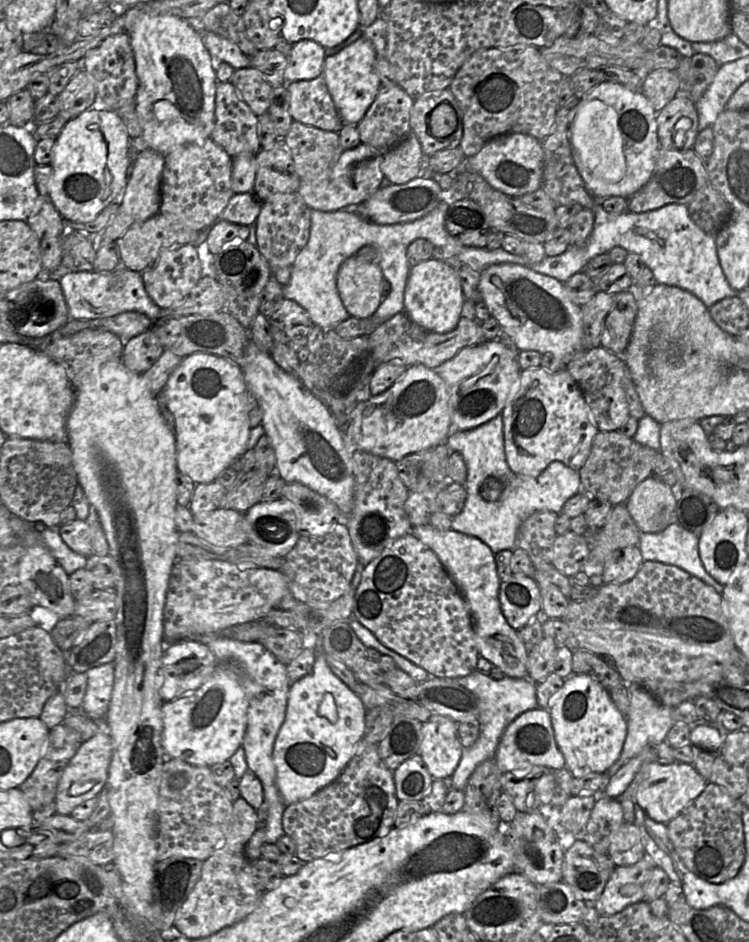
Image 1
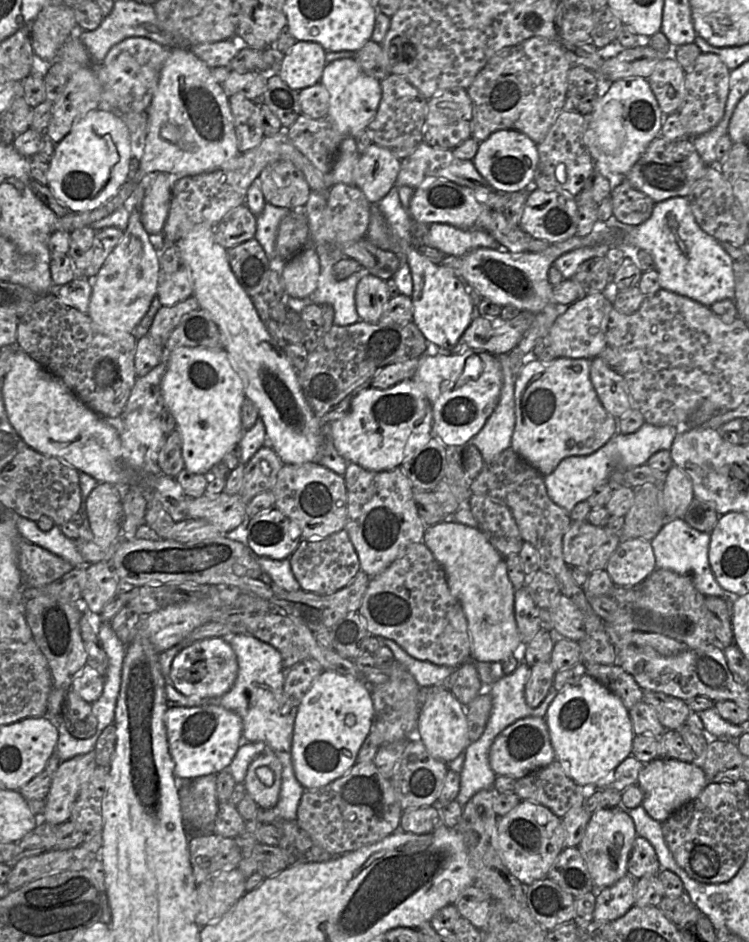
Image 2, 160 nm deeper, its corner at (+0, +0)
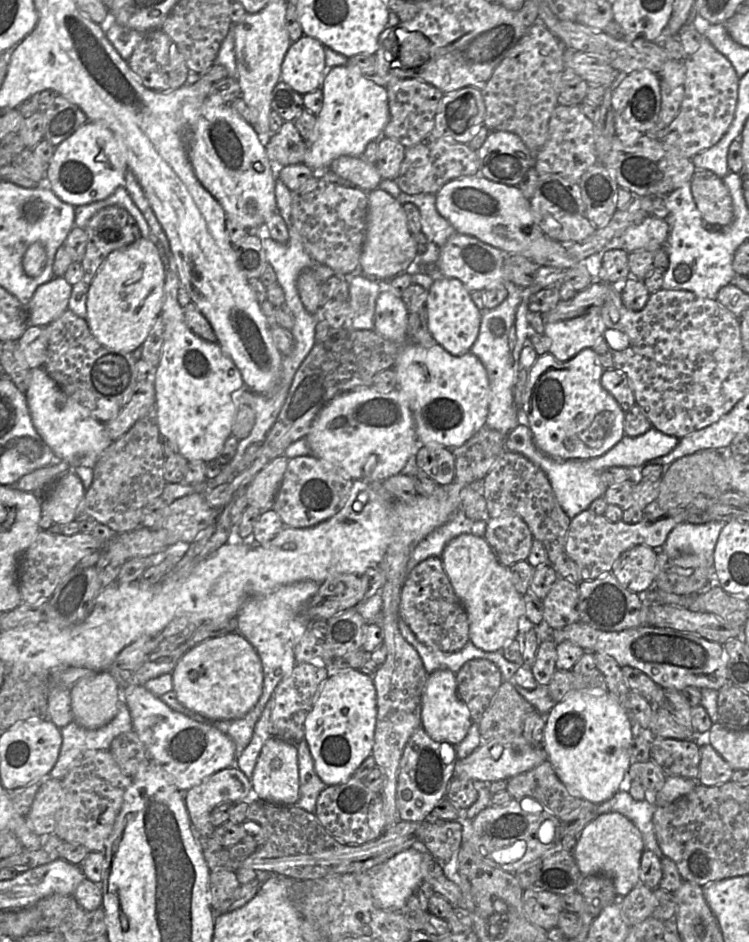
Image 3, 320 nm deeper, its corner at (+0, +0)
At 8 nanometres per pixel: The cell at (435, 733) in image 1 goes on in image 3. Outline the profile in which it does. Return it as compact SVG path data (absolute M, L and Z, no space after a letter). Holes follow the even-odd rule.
M438 669L428 674L422 697L422 727L437 742L460 743L467 735L472 719L466 704L457 693L456 674L449 669Z

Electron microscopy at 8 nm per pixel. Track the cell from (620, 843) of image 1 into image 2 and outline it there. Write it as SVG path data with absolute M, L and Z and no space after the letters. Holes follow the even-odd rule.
M638 835L628 858L627 871L635 879L658 875L660 872L660 864L654 848L645 838Z

